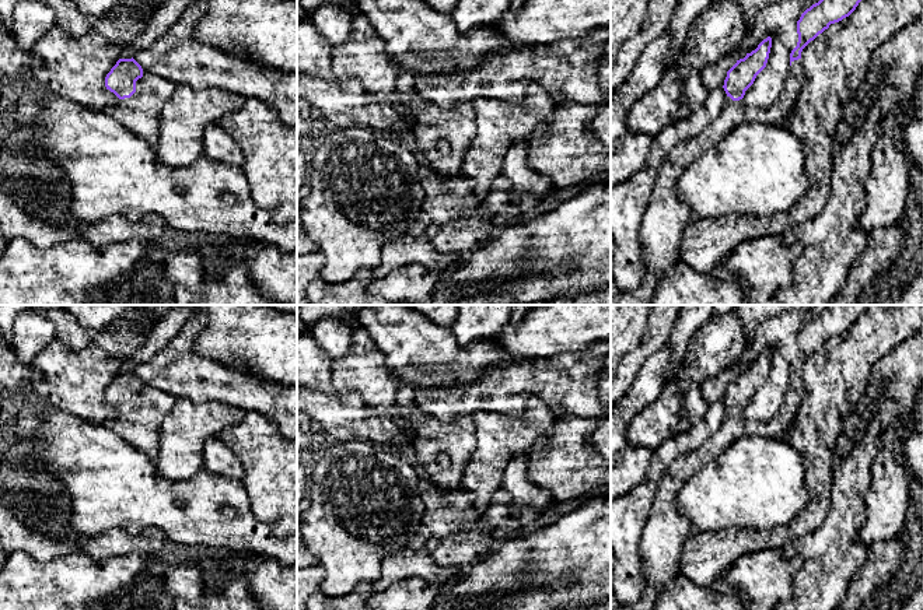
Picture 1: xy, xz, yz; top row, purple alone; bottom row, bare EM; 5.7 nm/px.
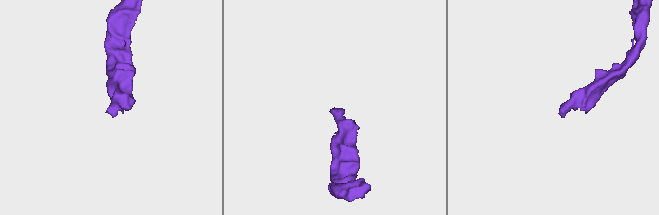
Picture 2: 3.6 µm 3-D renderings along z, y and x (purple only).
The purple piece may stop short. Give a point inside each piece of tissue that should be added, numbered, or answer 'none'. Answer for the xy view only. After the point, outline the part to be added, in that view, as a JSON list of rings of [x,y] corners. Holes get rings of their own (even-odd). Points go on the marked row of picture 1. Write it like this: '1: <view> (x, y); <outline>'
1: xy (140, 114); [[[143,70],[143,77],[136,81],[136,92],[125,99],[116,97],[118,104],[102,112],[157,150],[162,106],[176,87],[176,83]]]

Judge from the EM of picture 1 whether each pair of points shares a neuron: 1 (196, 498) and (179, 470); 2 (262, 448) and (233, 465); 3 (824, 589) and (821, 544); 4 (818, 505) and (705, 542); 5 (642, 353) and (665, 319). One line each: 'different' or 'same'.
1: different
2: different
3: same
4: same
5: same

